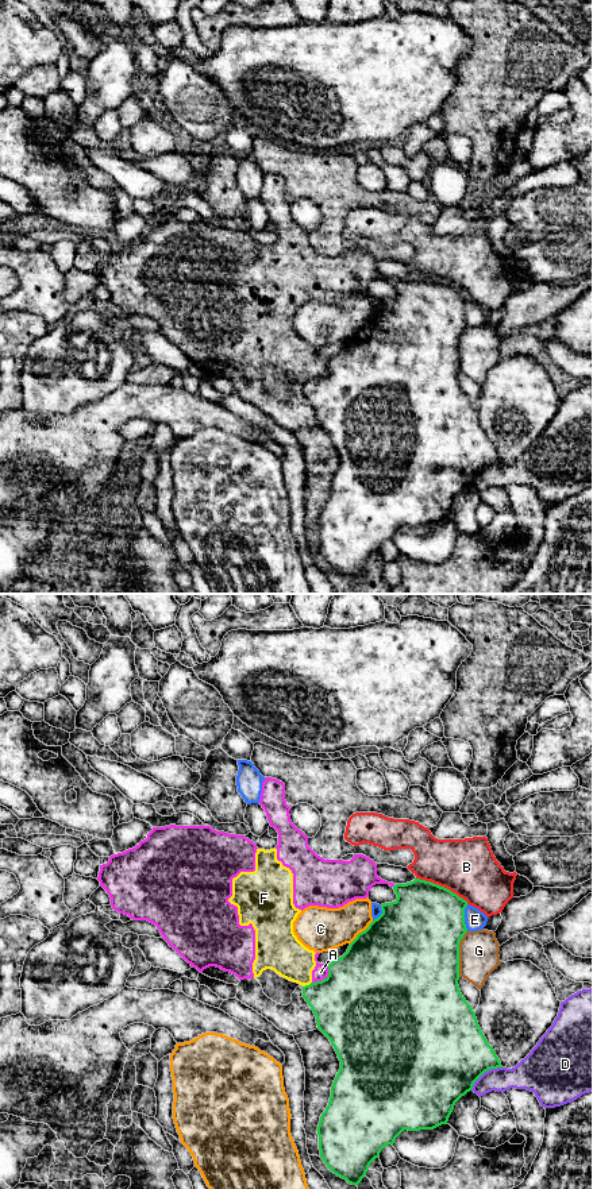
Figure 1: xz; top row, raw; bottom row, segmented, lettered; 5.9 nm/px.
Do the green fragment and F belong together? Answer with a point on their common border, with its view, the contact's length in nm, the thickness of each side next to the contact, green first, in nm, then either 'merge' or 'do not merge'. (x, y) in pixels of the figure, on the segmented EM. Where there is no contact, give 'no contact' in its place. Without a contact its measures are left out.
xz (307, 985) | 70 nm | 380/240 nm | do not merge

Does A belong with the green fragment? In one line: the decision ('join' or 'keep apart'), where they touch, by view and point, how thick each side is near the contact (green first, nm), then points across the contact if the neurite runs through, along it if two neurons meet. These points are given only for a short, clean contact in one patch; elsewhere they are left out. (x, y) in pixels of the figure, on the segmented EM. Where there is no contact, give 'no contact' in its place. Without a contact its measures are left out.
keep apart | xz (324, 979) | 500/90 nm

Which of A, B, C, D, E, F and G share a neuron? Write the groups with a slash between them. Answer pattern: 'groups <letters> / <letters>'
groups A F / B / C / D / E / G

